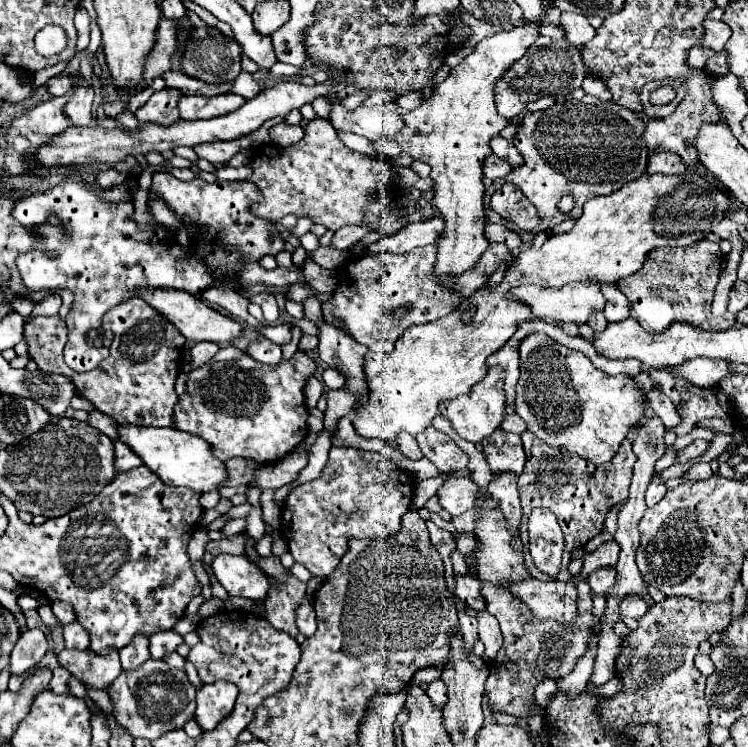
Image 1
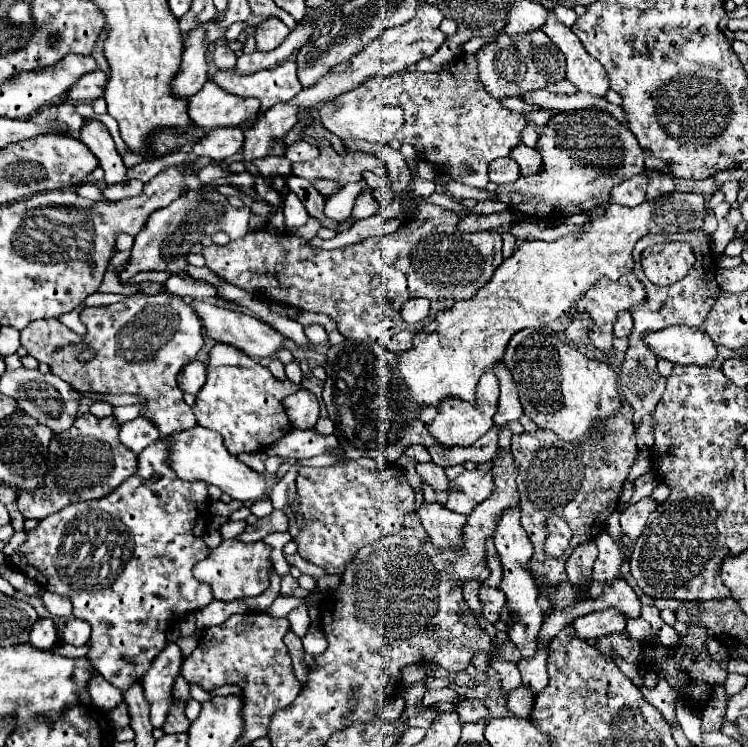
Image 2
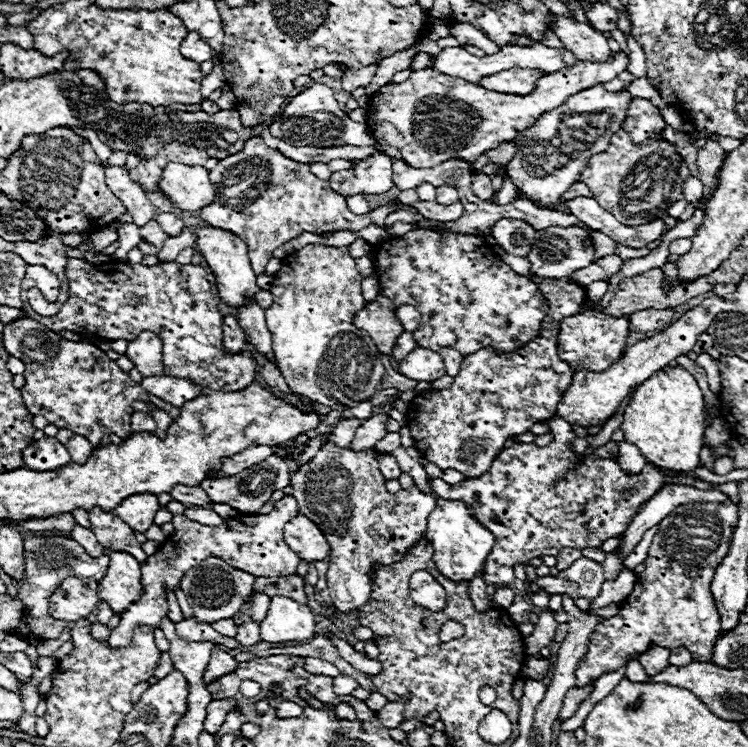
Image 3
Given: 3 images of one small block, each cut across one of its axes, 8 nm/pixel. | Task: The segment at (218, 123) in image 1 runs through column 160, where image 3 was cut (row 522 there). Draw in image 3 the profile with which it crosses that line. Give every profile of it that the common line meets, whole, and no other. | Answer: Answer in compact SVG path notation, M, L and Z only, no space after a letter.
M134 494L126 498L126 502L118 504L112 514L122 518L136 532L146 532L154 520L156 510L160 508L158 498L154 494Z

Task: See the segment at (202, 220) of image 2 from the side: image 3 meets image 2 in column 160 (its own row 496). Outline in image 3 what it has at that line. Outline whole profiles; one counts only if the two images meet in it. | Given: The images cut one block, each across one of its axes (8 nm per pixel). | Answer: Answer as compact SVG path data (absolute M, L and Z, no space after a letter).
M270 456L264 462L254 464L252 468L246 468L236 476L206 478L200 482L200 486L206 490L206 494L210 496L210 500L214 504L230 504L232 508L236 508L240 512L252 512L252 514L256 514L260 510L260 506L270 500L272 492L282 490L288 484L290 484L290 470L288 470L286 462L278 456Z

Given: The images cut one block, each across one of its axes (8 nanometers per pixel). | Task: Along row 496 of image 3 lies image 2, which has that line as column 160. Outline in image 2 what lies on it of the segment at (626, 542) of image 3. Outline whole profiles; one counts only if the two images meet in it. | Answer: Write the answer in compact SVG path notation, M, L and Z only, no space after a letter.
M168 642L164 650L156 656L156 662L144 674L144 698L150 704L150 724L152 728L162 728L170 700L172 700L172 686L174 678L180 672L182 652L176 642Z

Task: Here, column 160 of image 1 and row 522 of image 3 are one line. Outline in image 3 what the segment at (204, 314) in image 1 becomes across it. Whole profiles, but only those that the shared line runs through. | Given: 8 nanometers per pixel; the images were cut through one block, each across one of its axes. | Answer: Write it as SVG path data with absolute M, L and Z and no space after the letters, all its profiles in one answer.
M298 514L284 526L286 544L306 562L324 560L330 554L330 544L322 530L304 514Z

